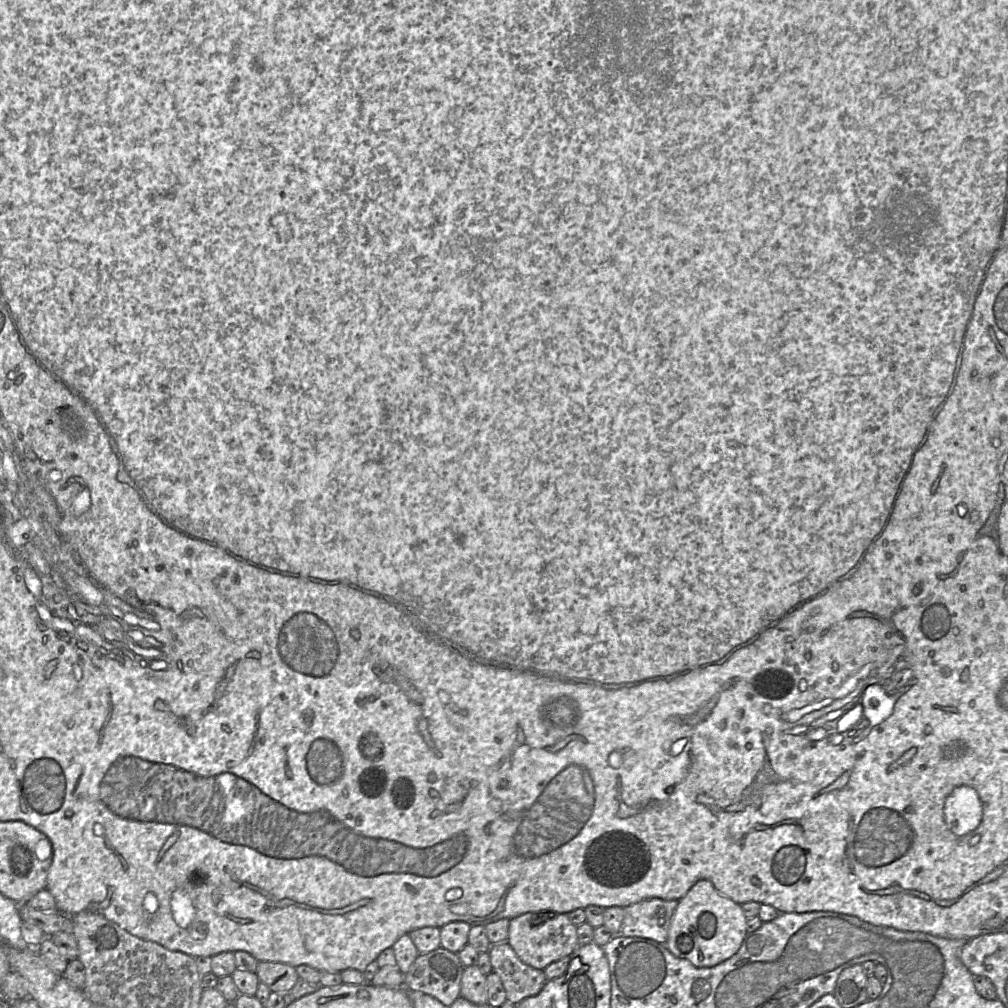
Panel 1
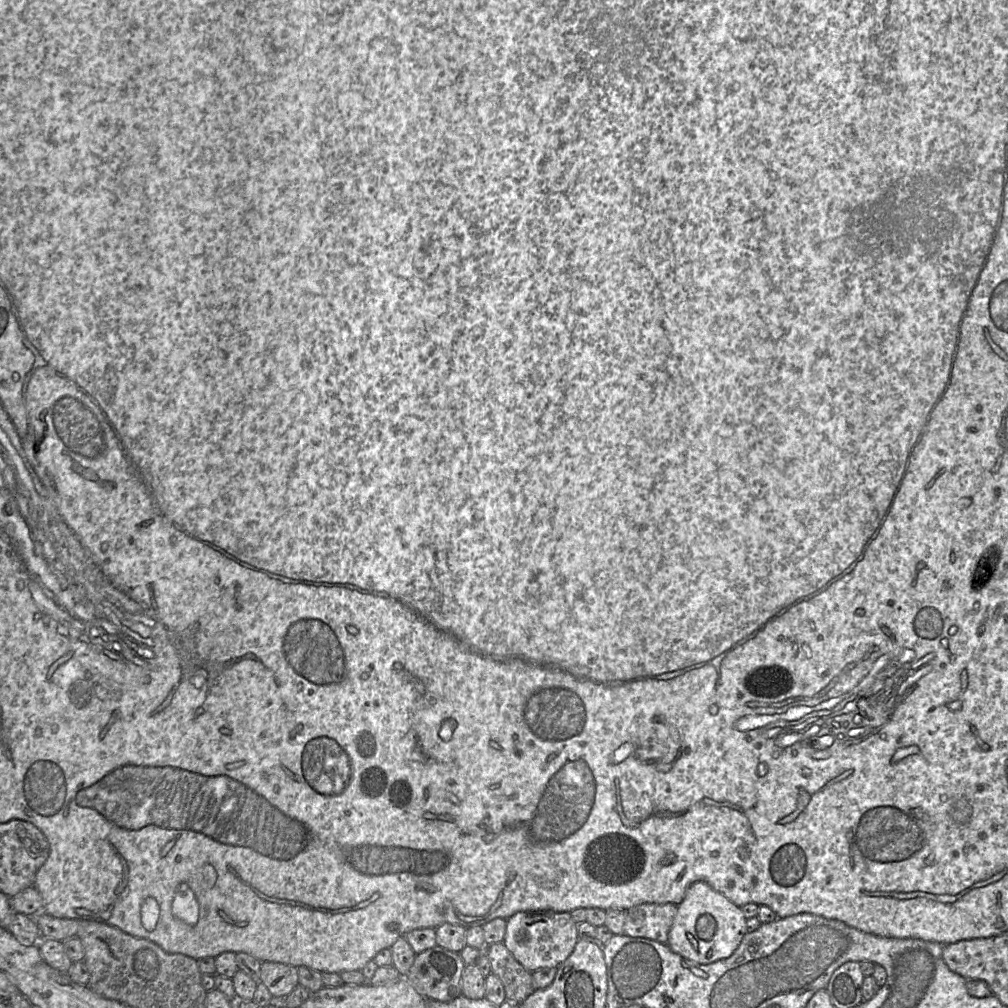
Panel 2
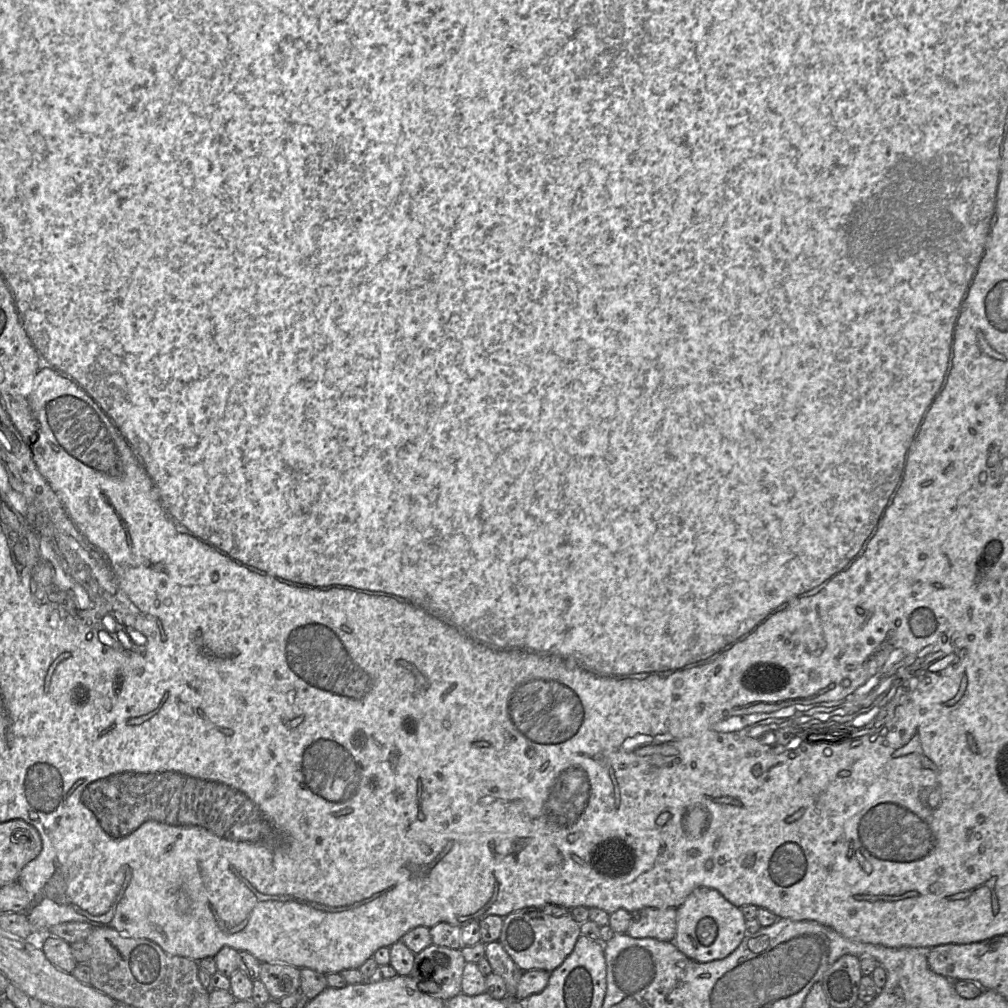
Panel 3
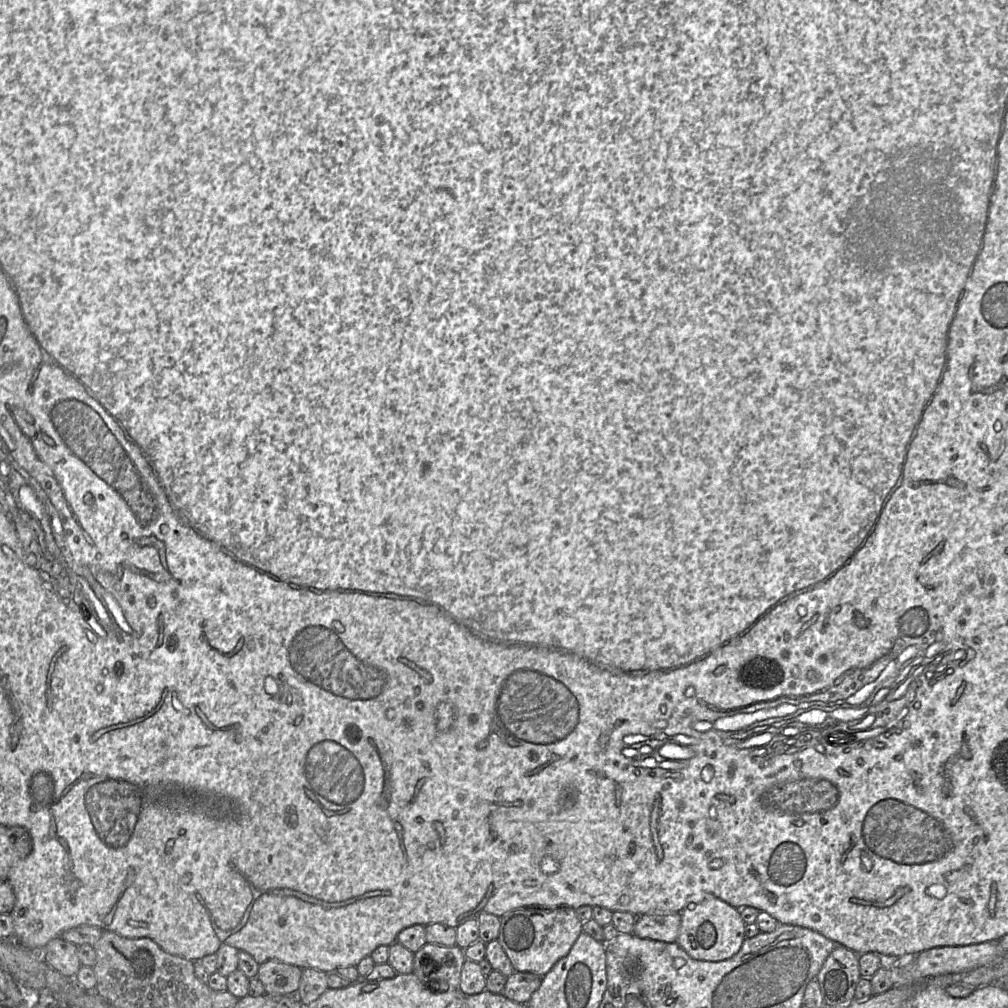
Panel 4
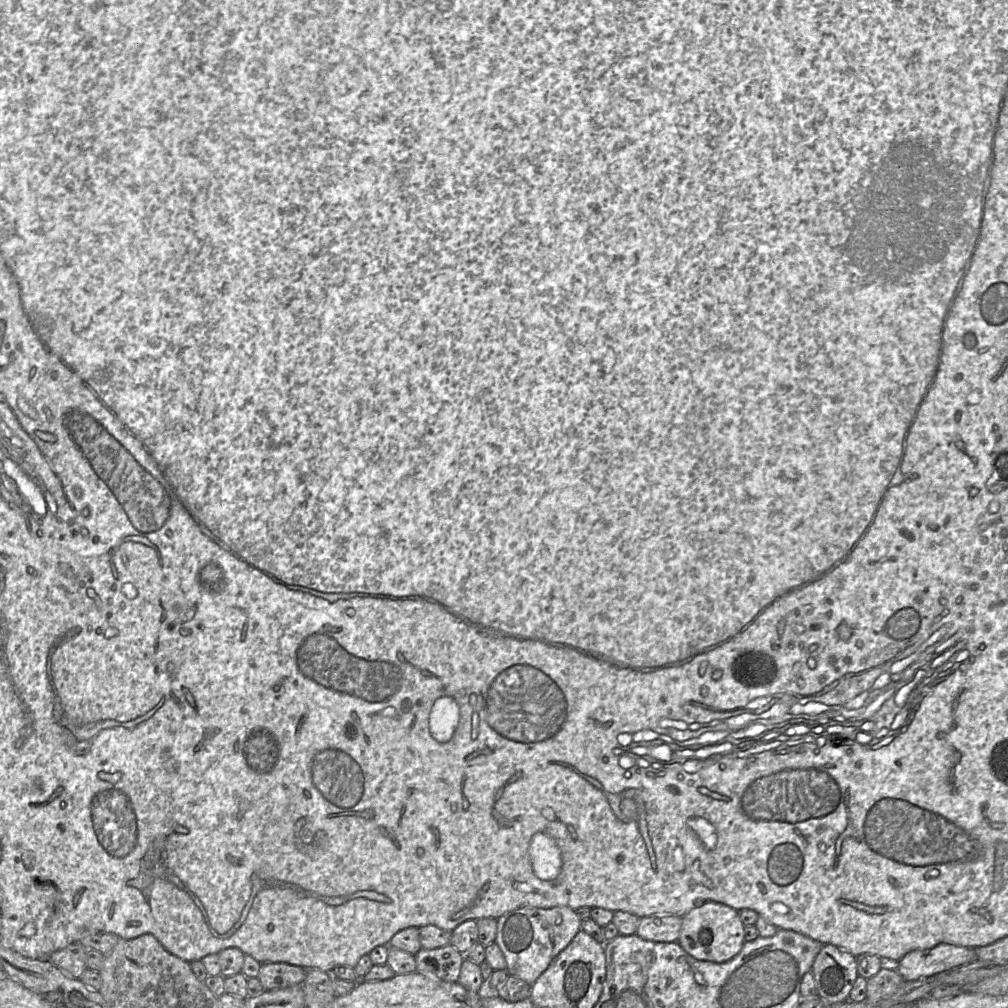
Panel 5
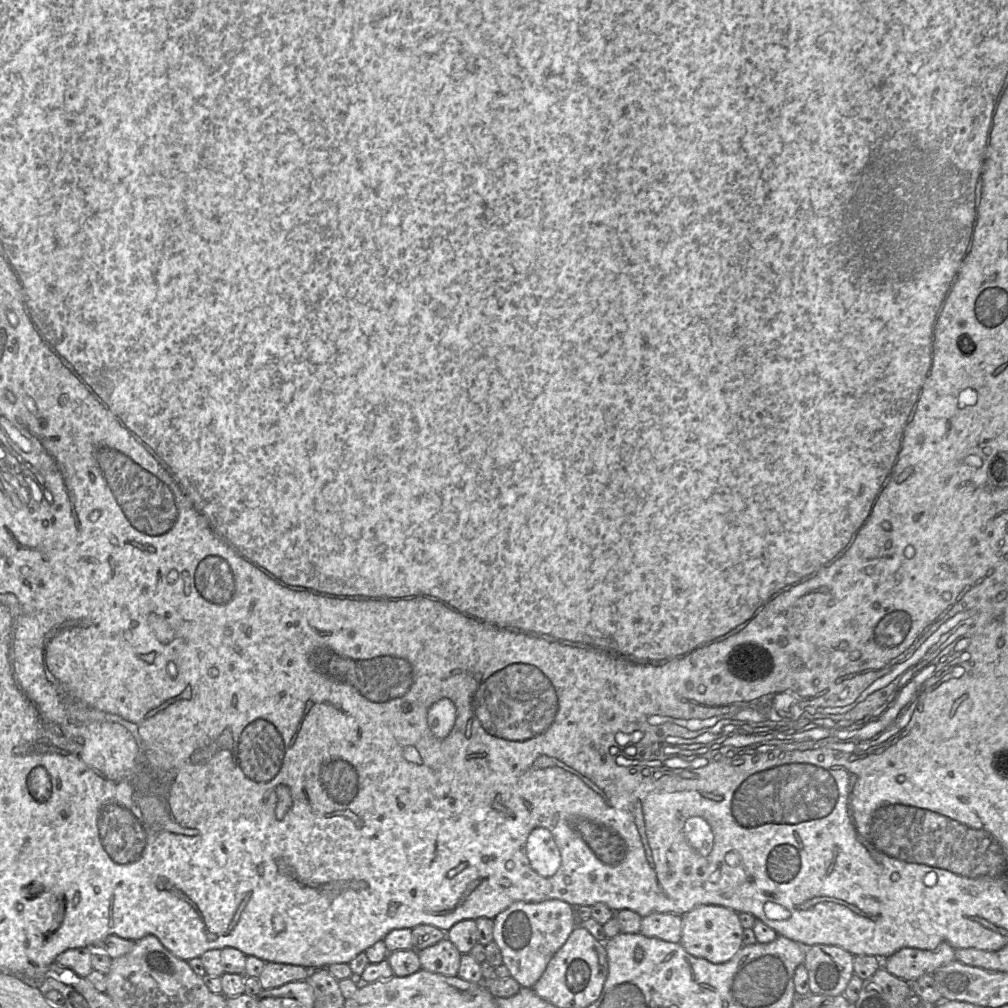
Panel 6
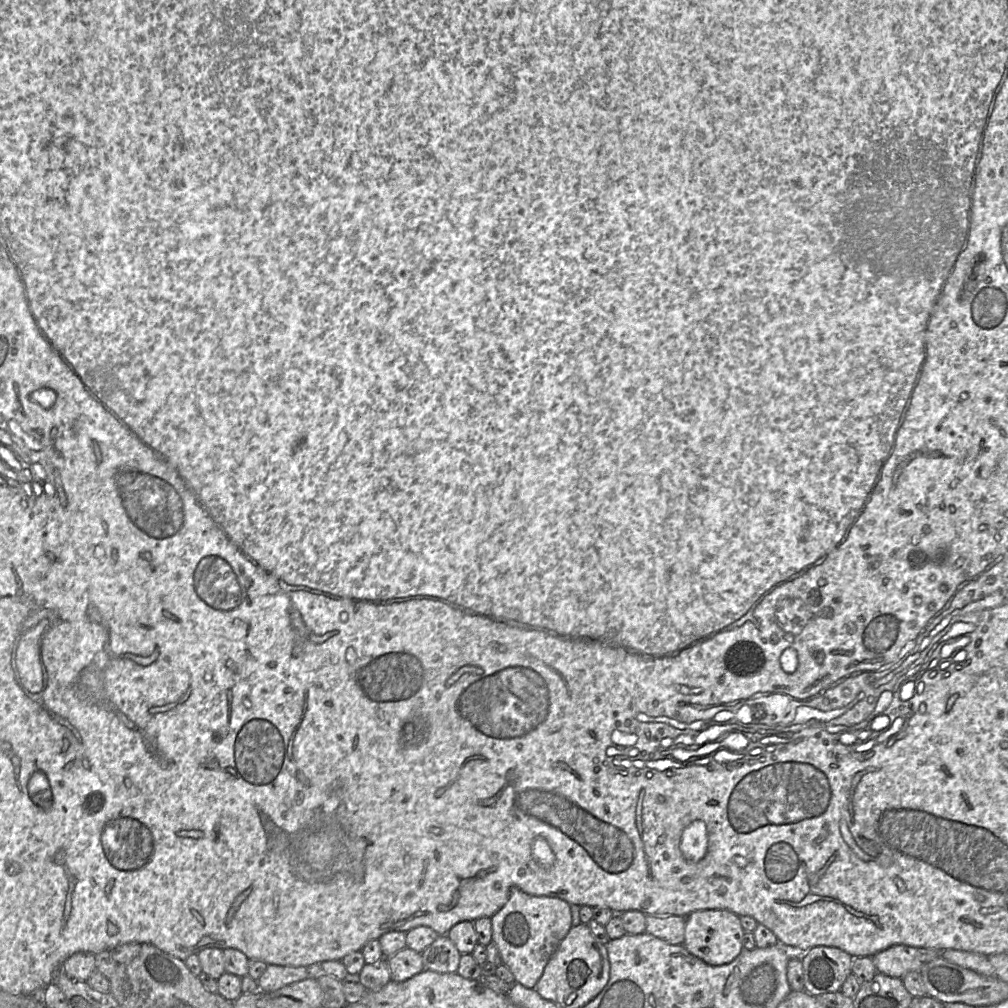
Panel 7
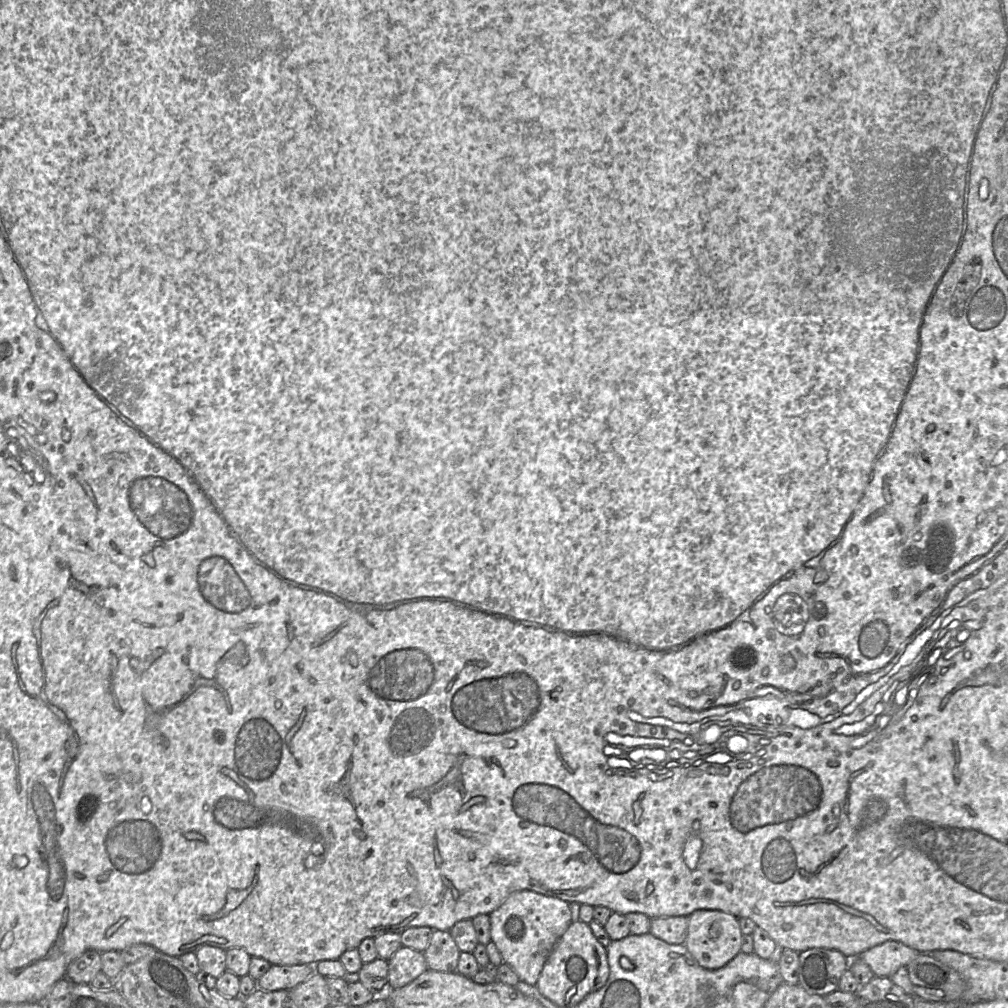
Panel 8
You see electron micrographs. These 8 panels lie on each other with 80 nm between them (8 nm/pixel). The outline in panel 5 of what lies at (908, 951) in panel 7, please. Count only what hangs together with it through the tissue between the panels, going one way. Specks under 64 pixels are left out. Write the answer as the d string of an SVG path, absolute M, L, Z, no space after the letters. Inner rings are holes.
M940 943L930 949L916 949L905 954L895 965L905 981L946 971L977 959L974 948Z

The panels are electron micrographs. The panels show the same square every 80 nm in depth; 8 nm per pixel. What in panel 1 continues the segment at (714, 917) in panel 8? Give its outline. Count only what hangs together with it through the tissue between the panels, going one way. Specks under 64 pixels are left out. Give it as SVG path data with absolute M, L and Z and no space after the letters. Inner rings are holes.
M698 880L678 901L671 918L666 947L696 967L713 967L736 954L747 932L747 918L741 906L722 895L709 880Z

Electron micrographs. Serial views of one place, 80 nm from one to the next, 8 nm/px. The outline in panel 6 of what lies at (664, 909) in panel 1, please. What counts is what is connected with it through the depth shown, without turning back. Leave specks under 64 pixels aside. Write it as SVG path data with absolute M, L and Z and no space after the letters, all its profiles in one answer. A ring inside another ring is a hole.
M651 913L642 917L640 933L661 940L680 943L683 915L674 913Z

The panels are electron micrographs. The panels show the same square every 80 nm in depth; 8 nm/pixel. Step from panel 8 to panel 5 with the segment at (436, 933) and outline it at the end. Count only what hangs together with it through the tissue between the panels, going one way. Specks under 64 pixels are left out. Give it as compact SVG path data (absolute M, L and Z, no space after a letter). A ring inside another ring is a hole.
M451 944L432 949L421 948L415 954L416 971L433 973L445 981L458 982L464 959L464 954Z

